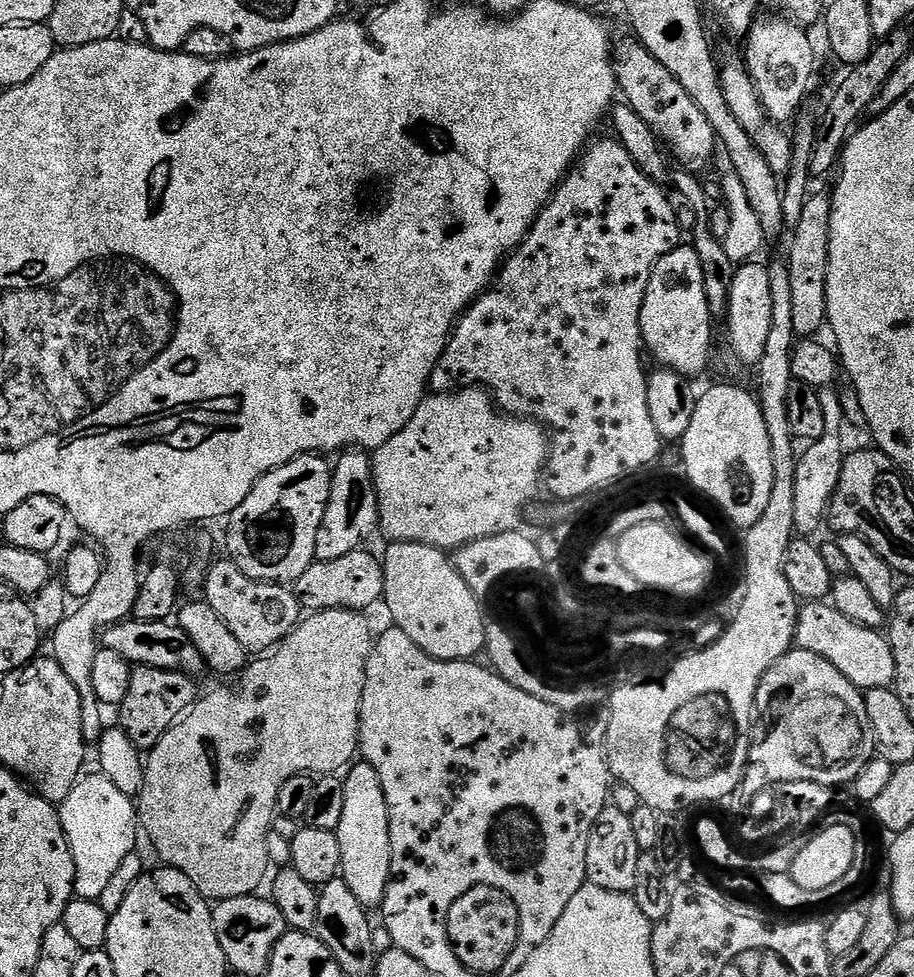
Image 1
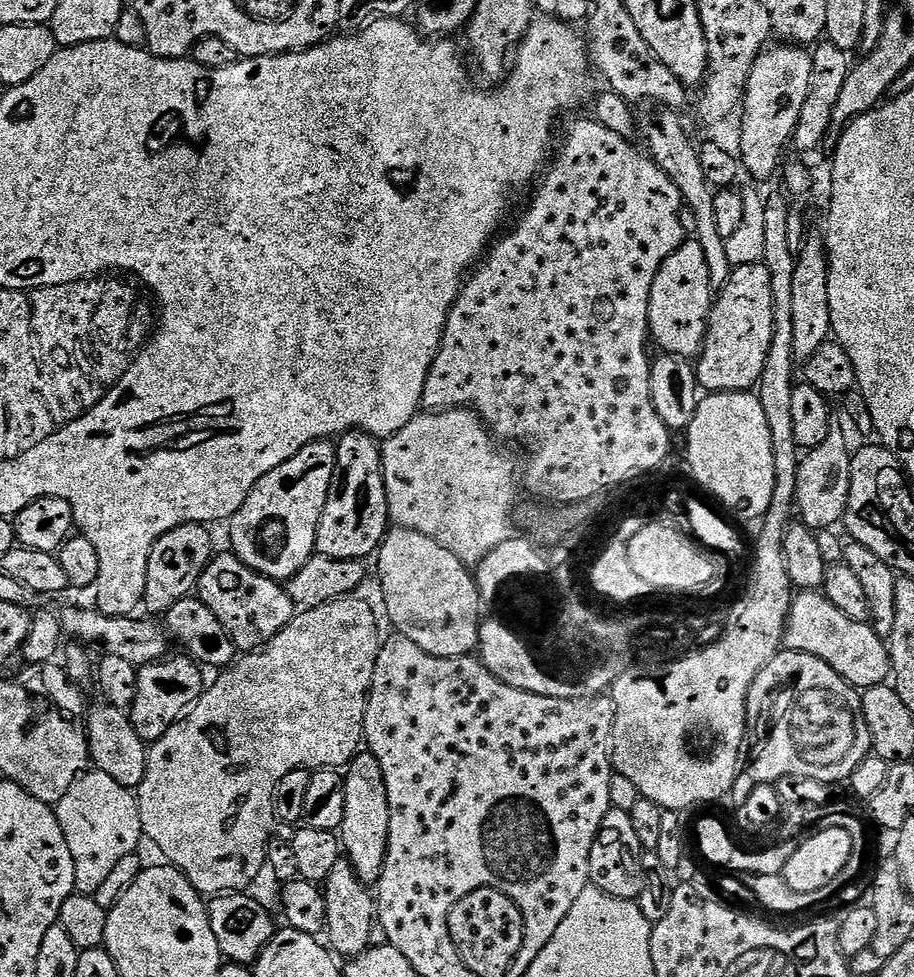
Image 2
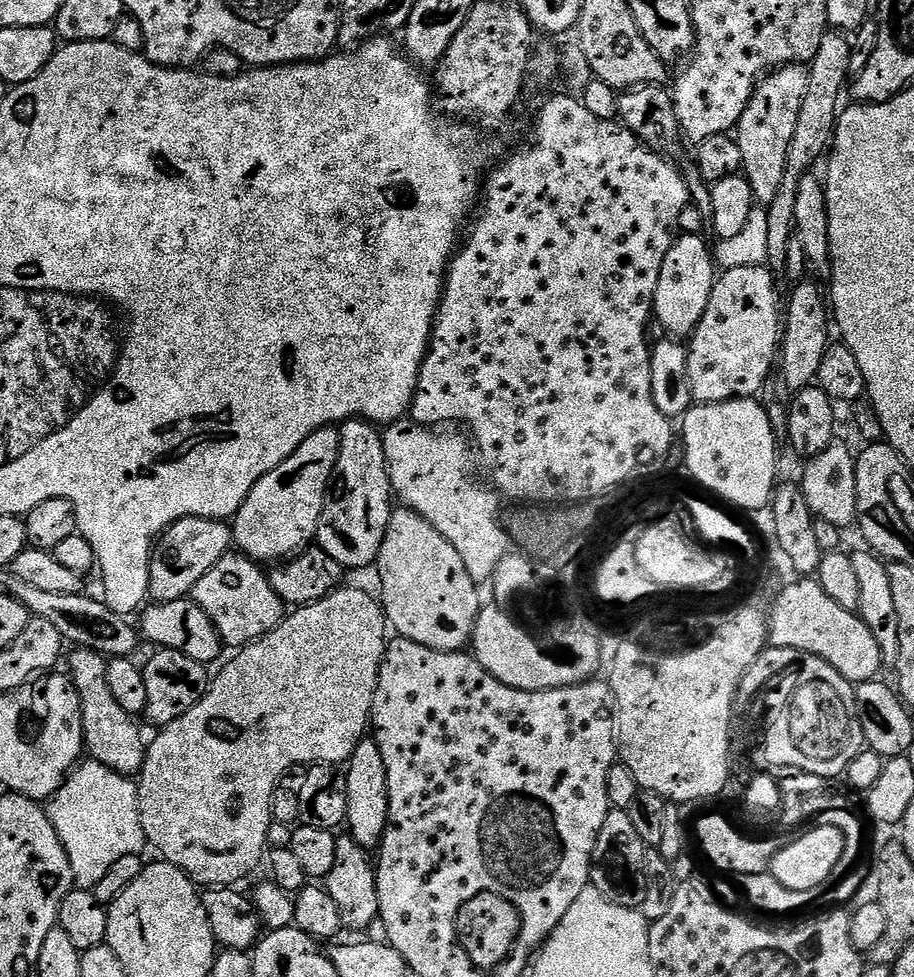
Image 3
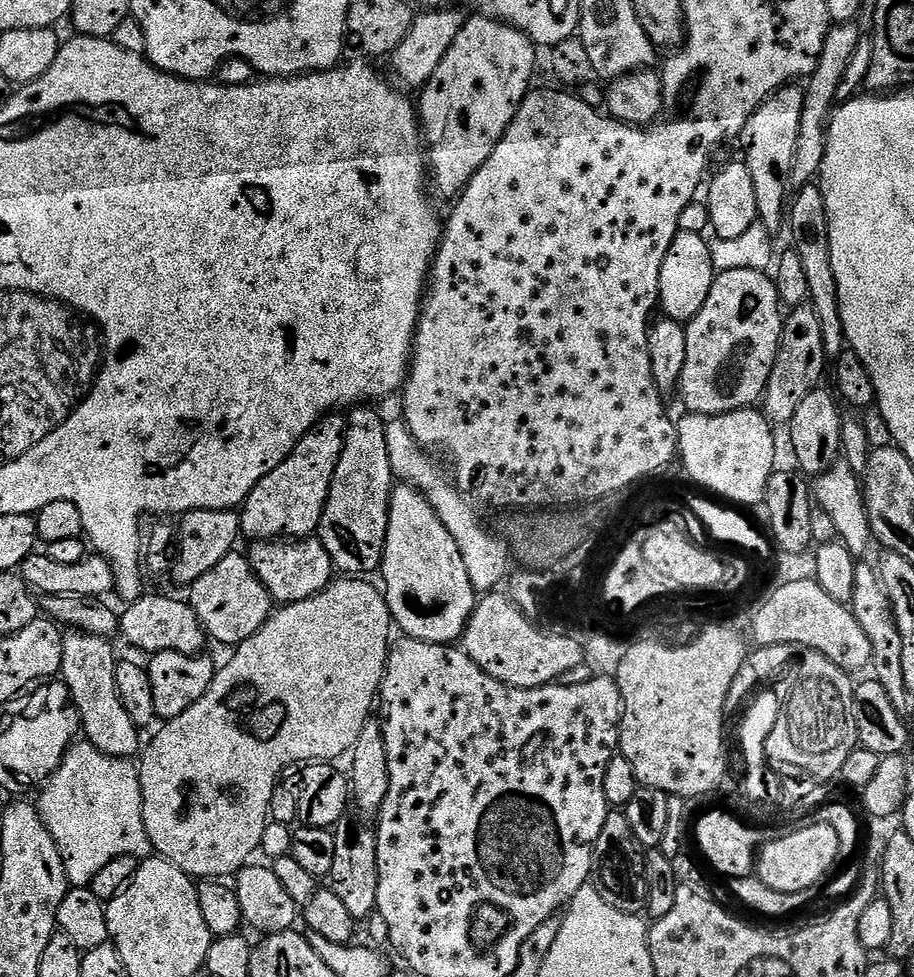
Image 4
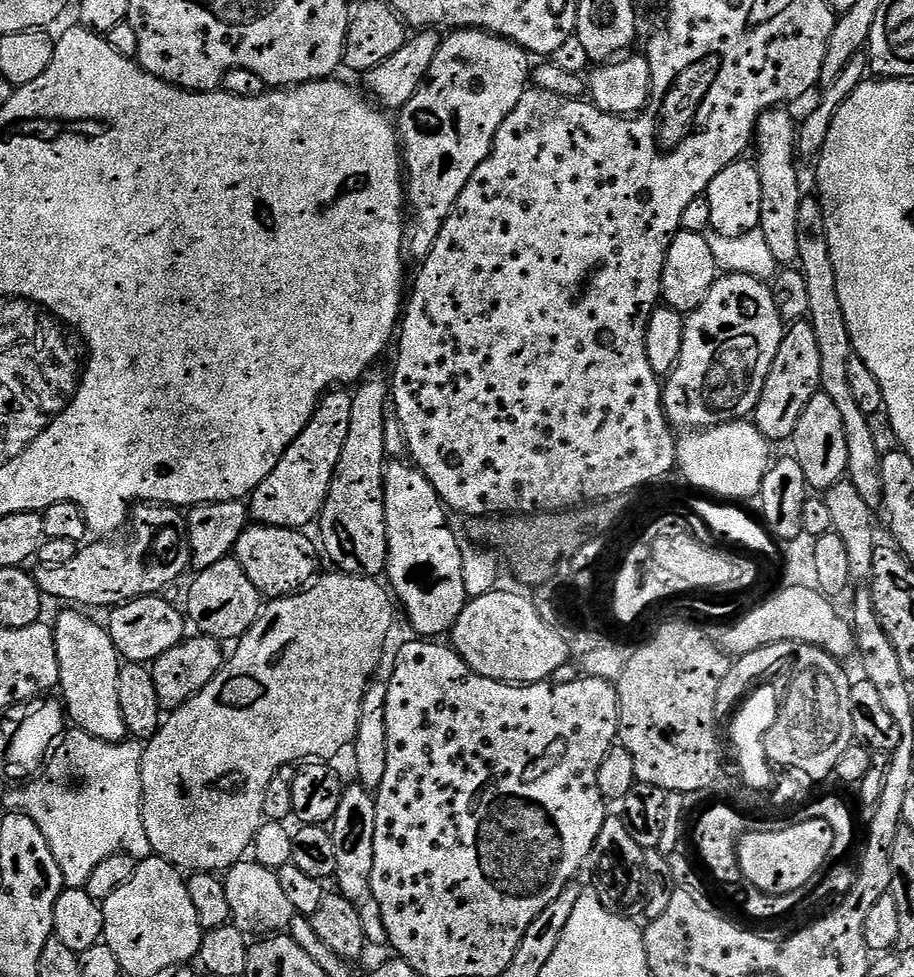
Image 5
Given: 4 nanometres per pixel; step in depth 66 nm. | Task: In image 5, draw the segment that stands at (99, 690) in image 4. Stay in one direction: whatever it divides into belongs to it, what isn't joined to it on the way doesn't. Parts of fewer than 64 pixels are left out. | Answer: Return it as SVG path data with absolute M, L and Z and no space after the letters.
M68 610L57 620L54 620L54 631L56 633L56 649L58 650L58 666L60 667L60 683L58 685L59 695L66 709L66 716L72 720L77 729L94 738L102 738L102 742L111 744L123 744L129 739L126 718L122 718L122 705L118 702L118 674L122 657L120 651L114 646L112 635L107 627L96 620L91 620L88 615L80 610Z

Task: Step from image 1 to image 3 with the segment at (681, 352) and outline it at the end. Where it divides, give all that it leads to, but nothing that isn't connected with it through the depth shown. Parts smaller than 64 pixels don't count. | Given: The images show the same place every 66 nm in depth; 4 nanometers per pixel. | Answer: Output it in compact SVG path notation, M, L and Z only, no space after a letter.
M681 235L670 246L670 254L666 254L666 262L662 262L662 274L658 278L658 290L652 303L654 320L665 328L672 338L688 338L695 332L702 314L706 314L706 306L710 302L710 294L718 279L718 268L714 263L714 252L704 241L703 235Z

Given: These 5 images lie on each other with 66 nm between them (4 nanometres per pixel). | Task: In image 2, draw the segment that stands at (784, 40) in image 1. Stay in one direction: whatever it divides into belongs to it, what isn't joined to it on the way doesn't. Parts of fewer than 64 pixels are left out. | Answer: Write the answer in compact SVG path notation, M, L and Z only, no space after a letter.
M787 42L777 43L775 46L769 47L767 50L761 52L759 58L754 62L751 74L748 75L748 85L744 87L744 98L742 101L742 113L744 117L740 120L740 150L738 149L739 163L742 165L745 173L749 172L756 180L768 180L772 175L779 173L782 168L780 159L784 156L784 147L787 149L792 143L792 135L798 126L798 114L802 114L802 106L806 103L806 94L810 90L810 70L812 69L812 52L807 47L797 46Z

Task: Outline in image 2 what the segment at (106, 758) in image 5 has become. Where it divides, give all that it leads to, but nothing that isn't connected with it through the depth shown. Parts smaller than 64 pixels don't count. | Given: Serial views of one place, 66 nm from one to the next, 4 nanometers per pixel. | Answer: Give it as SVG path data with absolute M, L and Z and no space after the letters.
M88 770L70 786L69 792L55 805L54 811L58 822L62 826L62 834L66 834L66 846L70 846L70 854L74 858L74 878L76 892L81 896L95 894L98 886L106 882L110 870L122 862L122 858L135 853L140 837L144 835L140 821L140 807L136 804L133 789L118 786L110 774L102 774L95 770Z

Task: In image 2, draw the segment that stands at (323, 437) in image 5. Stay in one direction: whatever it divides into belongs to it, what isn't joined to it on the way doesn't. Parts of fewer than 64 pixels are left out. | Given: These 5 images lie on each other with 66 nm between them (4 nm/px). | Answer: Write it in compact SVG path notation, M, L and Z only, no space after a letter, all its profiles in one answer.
M316 440L294 458L282 462L282 466L270 470L270 474L261 478L254 490L248 492L246 502L242 502L242 506L232 515L227 525L228 532L232 535L231 551L234 555L258 574L269 576L272 580L286 582L294 574L298 574L298 570L302 570L302 566L306 566L306 562L310 562L310 558L317 555L318 522L328 501L335 469L335 443L332 440Z

